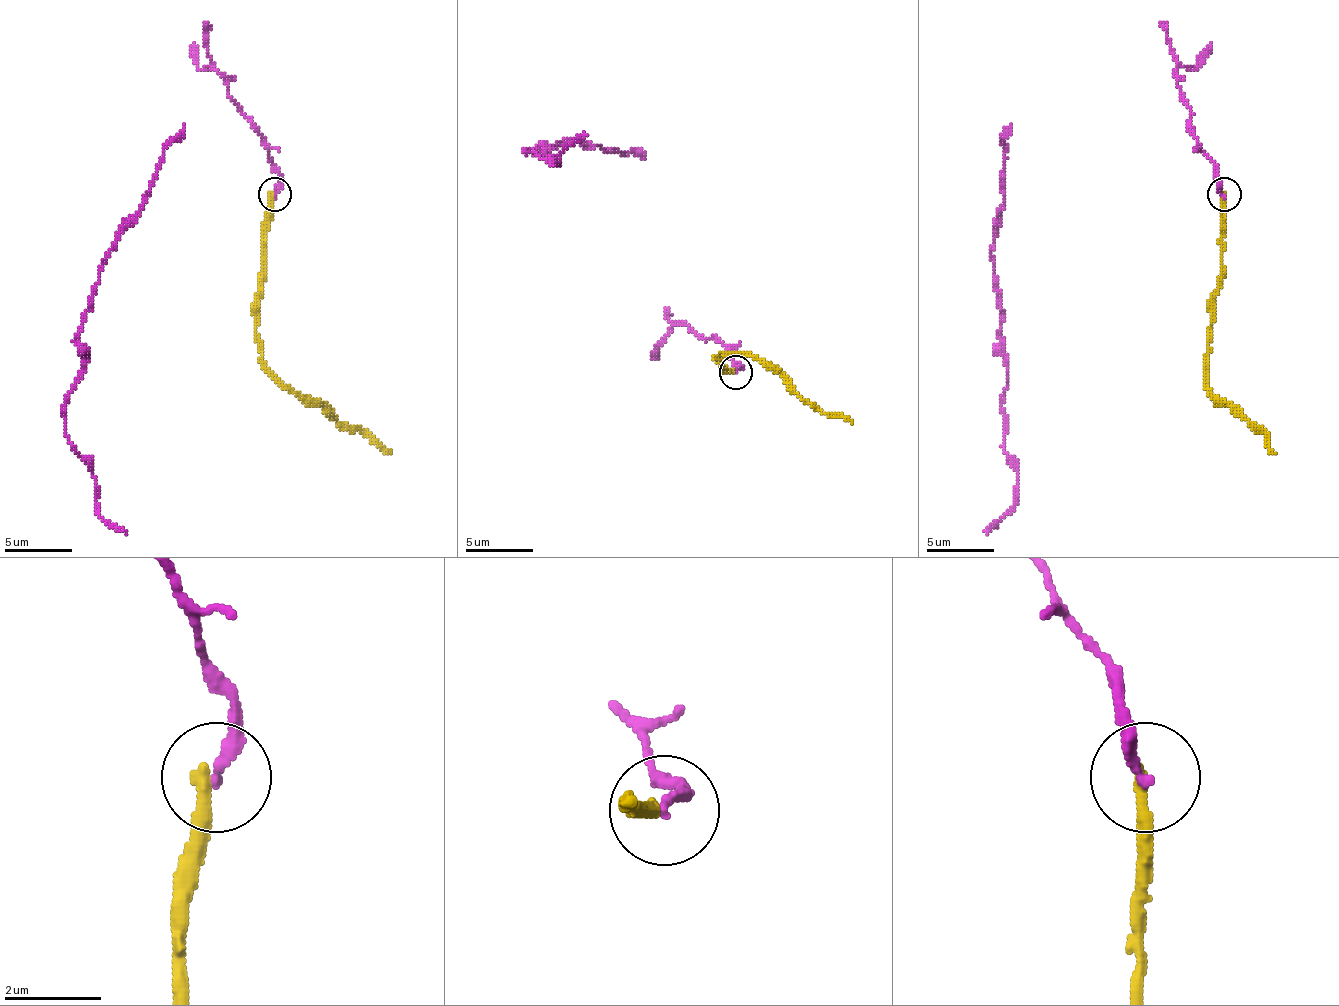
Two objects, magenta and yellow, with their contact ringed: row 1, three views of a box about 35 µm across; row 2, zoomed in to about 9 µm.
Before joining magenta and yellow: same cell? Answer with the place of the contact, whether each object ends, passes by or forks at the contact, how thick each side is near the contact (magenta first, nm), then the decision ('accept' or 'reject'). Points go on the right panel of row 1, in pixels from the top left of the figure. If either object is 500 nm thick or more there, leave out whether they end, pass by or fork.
at (1224, 194); magenta ends there; yellow ends there; 240 nm thick on the magenta side, 300 nm on the other; reject

